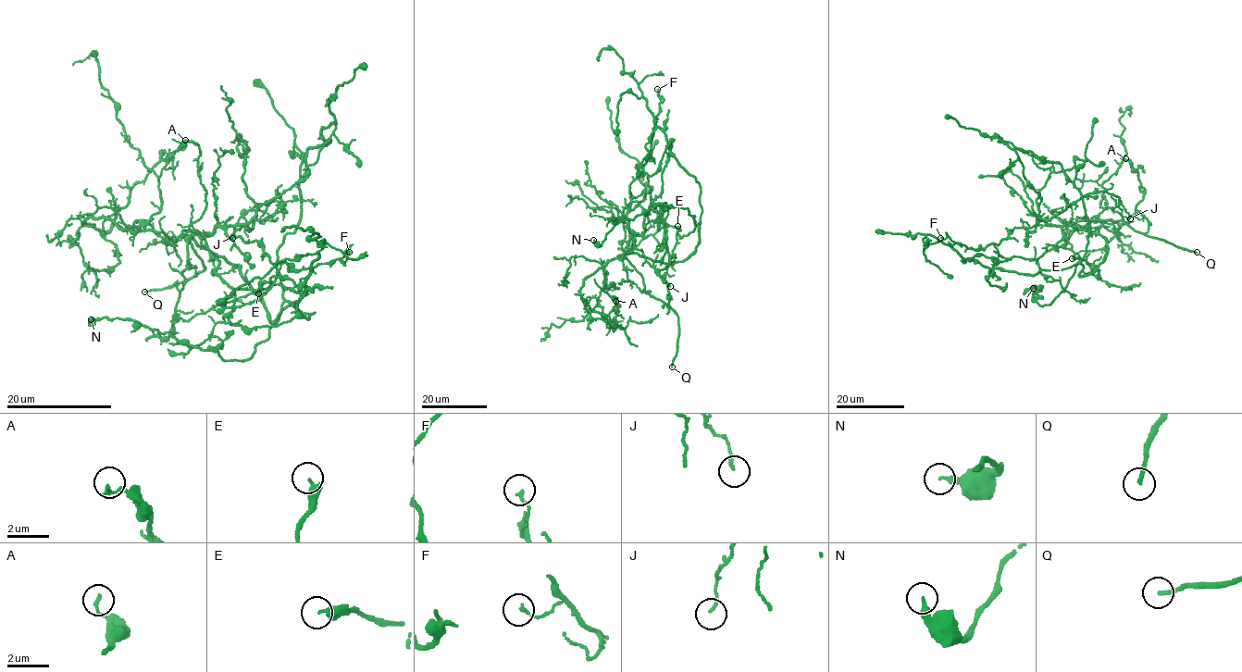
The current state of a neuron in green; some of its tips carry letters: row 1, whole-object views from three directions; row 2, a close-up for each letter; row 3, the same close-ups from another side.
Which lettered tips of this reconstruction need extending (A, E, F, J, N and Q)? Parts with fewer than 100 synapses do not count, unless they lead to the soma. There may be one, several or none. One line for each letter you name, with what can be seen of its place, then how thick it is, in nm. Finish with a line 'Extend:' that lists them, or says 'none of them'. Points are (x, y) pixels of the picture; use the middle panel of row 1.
Q: place (672, 367); calibre 180 nm
Extend: Q

